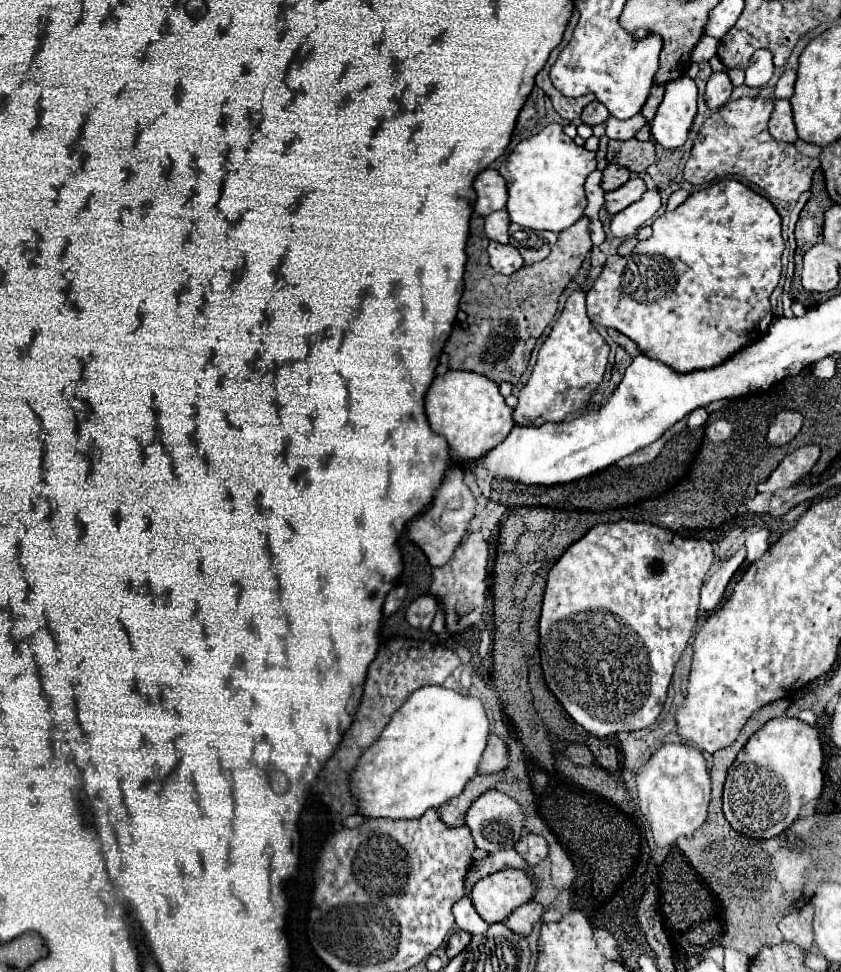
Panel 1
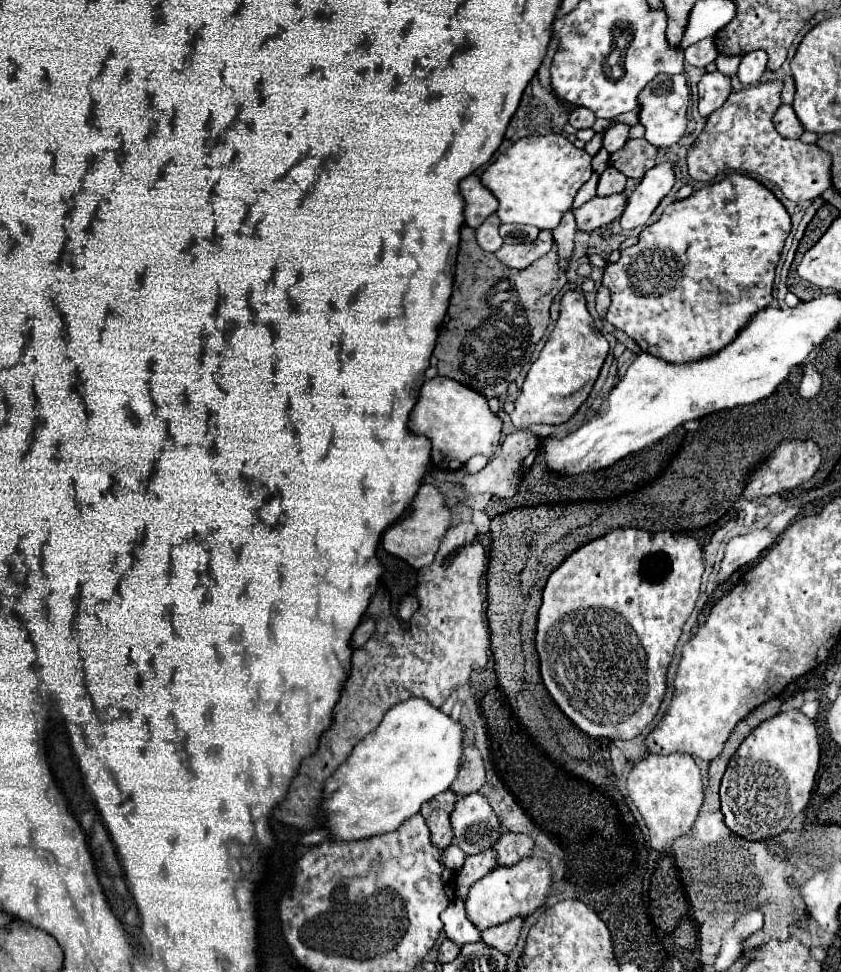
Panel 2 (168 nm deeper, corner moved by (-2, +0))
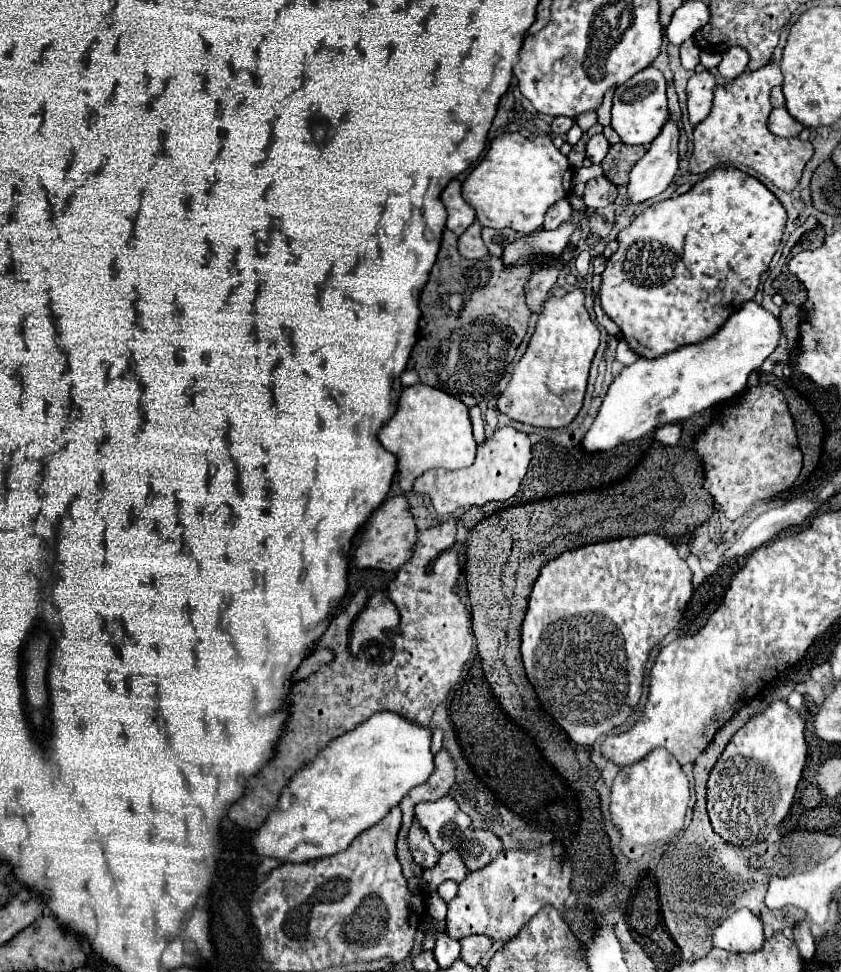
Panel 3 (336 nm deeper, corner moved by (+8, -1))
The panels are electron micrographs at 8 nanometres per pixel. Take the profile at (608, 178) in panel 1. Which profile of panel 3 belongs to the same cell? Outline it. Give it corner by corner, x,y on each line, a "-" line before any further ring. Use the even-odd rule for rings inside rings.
597,177
597,179
591,179
587,185
585,185
585,191
583,191
583,201
589,209
599,209
599,207
607,207
611,205
613,201
617,199
617,187
605,177

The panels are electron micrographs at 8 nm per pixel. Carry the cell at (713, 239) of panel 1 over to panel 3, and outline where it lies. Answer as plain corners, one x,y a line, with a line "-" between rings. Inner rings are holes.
717,167
713,173
709,173
705,179
701,179
699,183
695,183
687,193
679,195
679,197
671,197
665,201
659,201
651,207
647,207
639,217
635,217
631,221
629,227
625,227
623,231
619,231
617,235
617,243
619,249
611,255
611,259
607,261
607,269
603,271
603,283
601,283
601,307
603,311
617,323
617,327
621,329
623,339
629,343
629,347
645,359
655,359
661,357
673,349
679,349
683,345
691,345
691,343
699,343
707,337
711,337
713,333
717,333
717,329
725,323
725,319
737,311
745,301
753,299
753,295
757,293
757,285
759,285
759,277
761,273
769,267
775,251
779,249
781,237
783,237
783,227
787,221
787,213
781,205
781,201
755,177
733,169
733,167

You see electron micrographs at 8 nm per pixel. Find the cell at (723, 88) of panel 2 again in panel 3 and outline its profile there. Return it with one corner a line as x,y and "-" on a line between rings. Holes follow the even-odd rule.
709,71
695,73
687,83
687,107
689,107
689,121
693,125
701,123
713,103
713,91
715,91
715,77

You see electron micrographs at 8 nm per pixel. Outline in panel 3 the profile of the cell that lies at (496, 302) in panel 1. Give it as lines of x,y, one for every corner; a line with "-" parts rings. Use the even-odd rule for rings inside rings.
445,229
437,261
429,273
419,301
419,309
425,319
425,331
419,333
419,339
411,351
411,359
415,361
419,381
461,399
467,407
479,405
489,393
493,393
507,367
511,365
521,339
527,333
527,321
531,313
525,305
523,287
529,281
529,277
531,269
527,265
507,267
501,261
501,257
487,255
485,259
475,261
463,259
457,251
457,235

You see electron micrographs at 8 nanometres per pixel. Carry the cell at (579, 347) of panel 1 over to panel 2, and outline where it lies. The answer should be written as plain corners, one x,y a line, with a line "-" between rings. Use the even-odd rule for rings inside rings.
565,292
561,300
561,316
539,358
527,372
519,398
515,398
515,410
511,412
513,426
527,428
531,424
561,424
569,420
587,400
607,354
609,342
597,332
595,322
587,312
583,292

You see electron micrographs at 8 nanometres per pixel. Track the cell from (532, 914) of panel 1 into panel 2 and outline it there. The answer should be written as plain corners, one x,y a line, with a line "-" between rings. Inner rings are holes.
515,916
513,920
505,922
505,924
499,924
495,928
487,928
481,932
481,940
501,952
511,952
519,940
519,932
525,924
525,918
521,916

